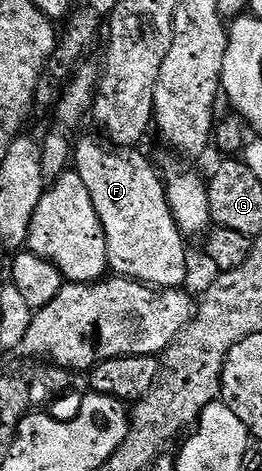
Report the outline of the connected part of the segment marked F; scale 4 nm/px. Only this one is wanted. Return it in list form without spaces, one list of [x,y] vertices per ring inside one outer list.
[[[83,138],[73,146],[73,170],[85,183],[89,200],[93,200],[93,208],[97,208],[97,216],[105,228],[108,267],[120,278],[131,278],[160,290],[177,290],[187,278],[185,236],[171,215],[164,179],[141,151],[139,148],[116,148],[95,138]]]

